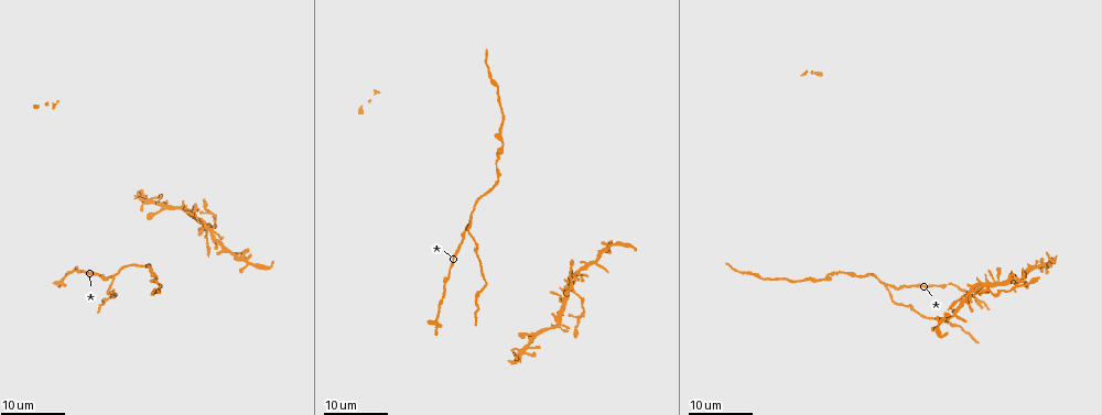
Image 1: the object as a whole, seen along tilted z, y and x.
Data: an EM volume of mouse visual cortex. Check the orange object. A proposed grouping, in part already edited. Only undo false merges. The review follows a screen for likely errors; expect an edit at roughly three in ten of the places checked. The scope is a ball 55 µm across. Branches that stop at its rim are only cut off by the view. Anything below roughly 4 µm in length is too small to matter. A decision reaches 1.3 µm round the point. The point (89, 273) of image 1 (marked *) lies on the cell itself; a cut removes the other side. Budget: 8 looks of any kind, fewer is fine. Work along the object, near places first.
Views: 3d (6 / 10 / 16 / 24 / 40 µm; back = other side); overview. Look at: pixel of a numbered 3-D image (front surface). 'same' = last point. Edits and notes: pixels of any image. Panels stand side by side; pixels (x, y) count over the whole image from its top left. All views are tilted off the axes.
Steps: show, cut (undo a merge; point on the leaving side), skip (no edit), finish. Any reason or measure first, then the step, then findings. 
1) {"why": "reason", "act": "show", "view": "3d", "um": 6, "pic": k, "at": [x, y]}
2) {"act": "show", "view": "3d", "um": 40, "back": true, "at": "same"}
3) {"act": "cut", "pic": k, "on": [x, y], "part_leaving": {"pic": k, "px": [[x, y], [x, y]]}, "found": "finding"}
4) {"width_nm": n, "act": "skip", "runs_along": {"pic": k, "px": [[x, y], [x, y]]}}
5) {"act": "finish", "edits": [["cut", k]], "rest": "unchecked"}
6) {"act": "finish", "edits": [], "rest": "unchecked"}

{"why": "side arm on a straight run", "act": "show", "view": "3d", "um": 16, "pic": 1, "at": [887, 289]}

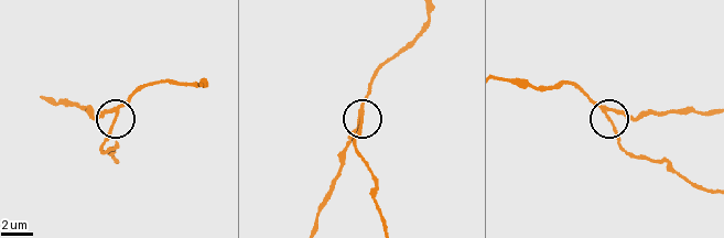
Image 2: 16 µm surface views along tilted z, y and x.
{"act": "show", "view": "3d", "um": 6, "pic": 2, "at": [364, 119]}

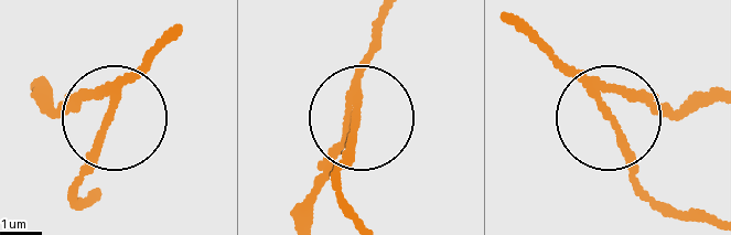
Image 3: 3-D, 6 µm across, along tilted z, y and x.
{"width_nm": 160, "act": "cut", "pic": 3, "on": [98, 140], "part_leaving": {"pic": 3, "px": [[357, 105], [340, 188], [353, 223]]}, "found": "two cells meet here"}

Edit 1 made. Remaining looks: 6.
{"act": "show", "view": "overview"}

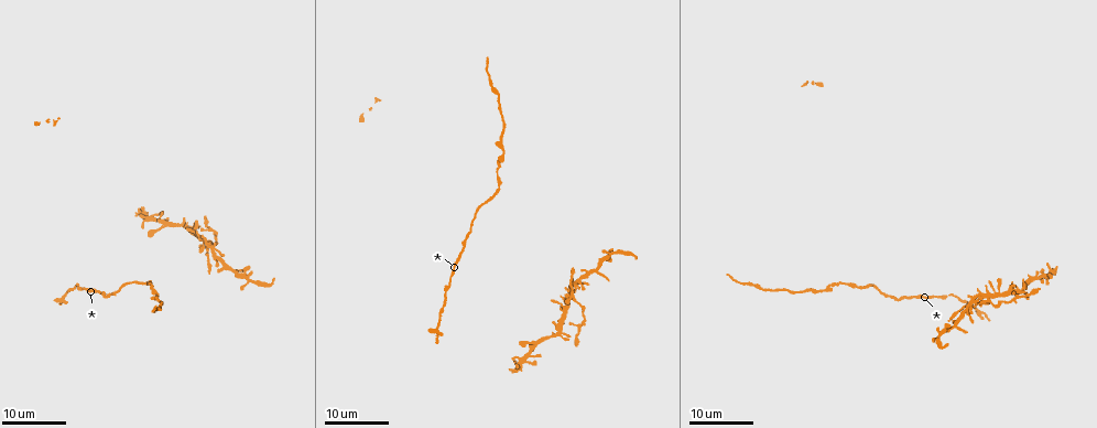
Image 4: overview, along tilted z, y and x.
{"why": "a narrow waist", "act": "show", "view": "3d", "um": 16, "pic": 4, "at": [459, 254]}

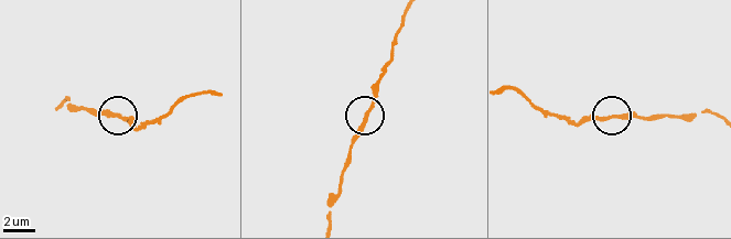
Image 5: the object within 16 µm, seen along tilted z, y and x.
{"why": "zoom in", "act": "show", "view": "3d", "um": 10, "pic": 5, "at": [608, 117]}

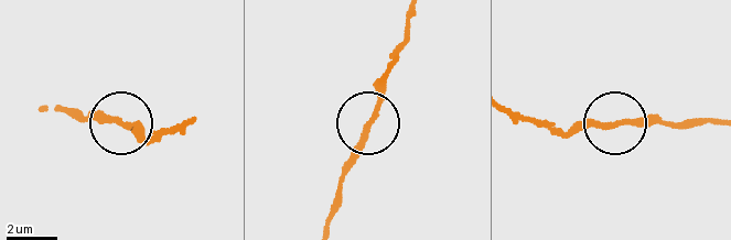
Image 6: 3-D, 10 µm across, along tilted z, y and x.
{"act": "skip", "runs_along": {"pic": 6, "px": [[341, 180], [389, 64]]}, "found": "all the same cell"}

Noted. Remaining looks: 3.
{"act": "show", "view": "3d", "um": 16, "pic": 4, "at": [505, 154]}

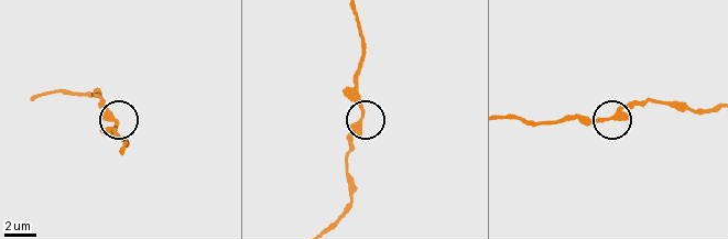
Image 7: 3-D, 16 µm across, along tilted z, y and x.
{"act": "show", "view": "3d", "um": 6, "pic": 7, "at": [360, 114]}

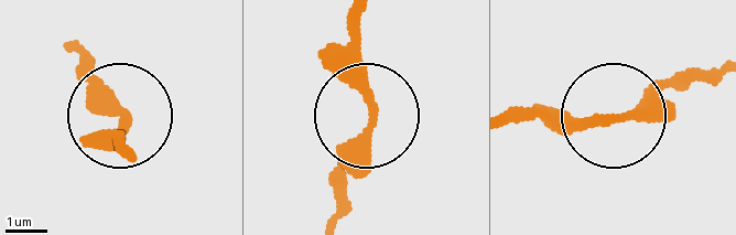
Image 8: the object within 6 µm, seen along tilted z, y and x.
{"act": "skip", "runs_along": {"pic": 8, "px": [[711, 75], [659, 81], [620, 116], [515, 116]]}, "found": "all the same cell"}

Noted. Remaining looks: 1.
{"act": "finish", "edits": [["cut", 3]], "rest": "unchecked"}

